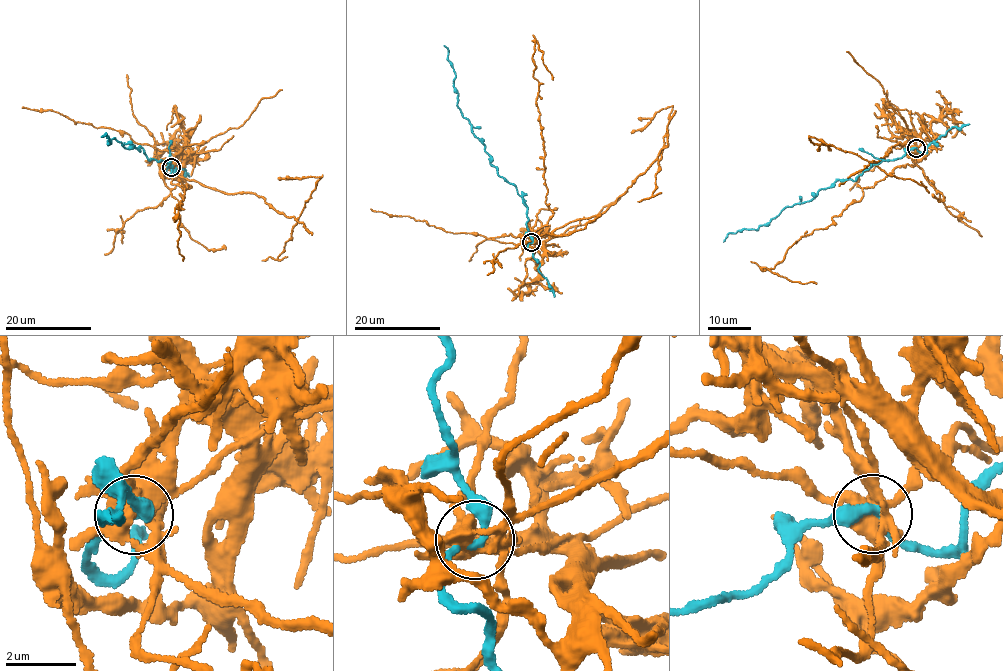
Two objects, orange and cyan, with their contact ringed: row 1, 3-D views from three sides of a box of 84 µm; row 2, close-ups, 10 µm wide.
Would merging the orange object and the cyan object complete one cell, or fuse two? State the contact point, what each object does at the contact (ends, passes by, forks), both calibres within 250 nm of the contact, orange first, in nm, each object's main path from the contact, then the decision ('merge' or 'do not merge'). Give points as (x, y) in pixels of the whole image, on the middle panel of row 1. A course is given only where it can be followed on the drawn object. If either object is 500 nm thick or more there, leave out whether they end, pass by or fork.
place (531, 242); orange forks; cyan passes by; calibres 480 and 220 nm; course orange (531, 242), (553, 216), (545, 201), (545, 152), (536, 103), (539, 84), (533, 76), (536, 42), (553, 79); course cyan (531, 242), (523, 199), (515, 186), (507, 182), (492, 165), (485, 148), (457, 105), (453, 67), (443, 45); do not merge

